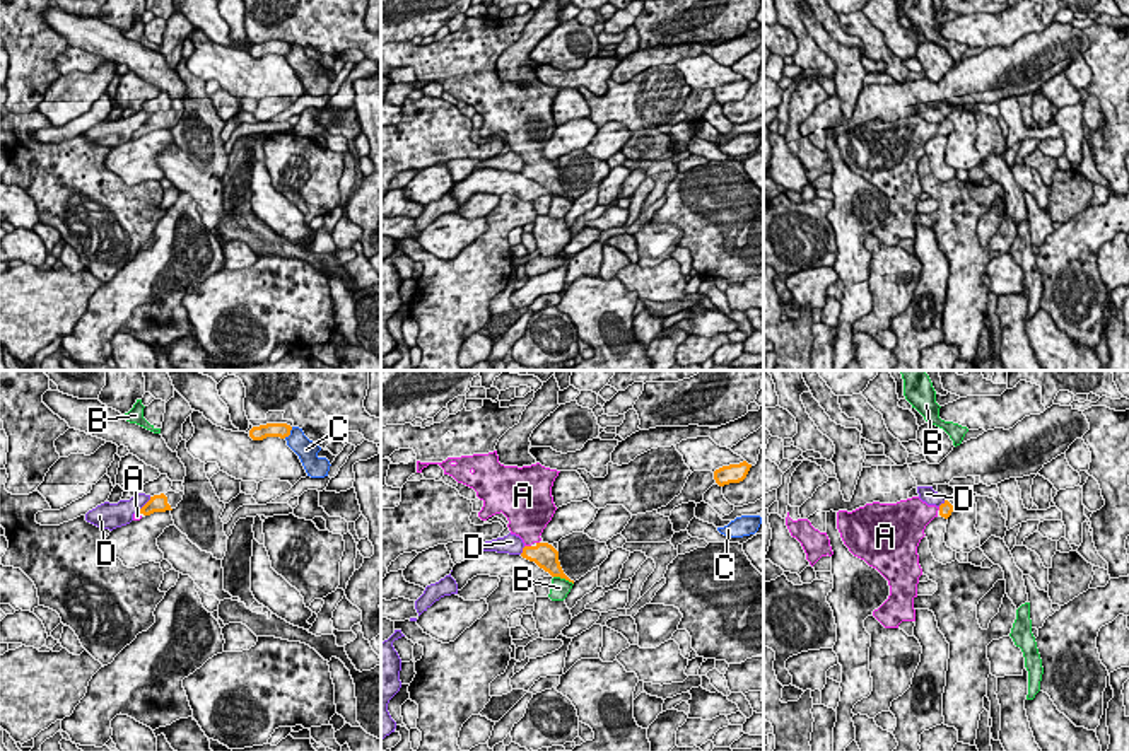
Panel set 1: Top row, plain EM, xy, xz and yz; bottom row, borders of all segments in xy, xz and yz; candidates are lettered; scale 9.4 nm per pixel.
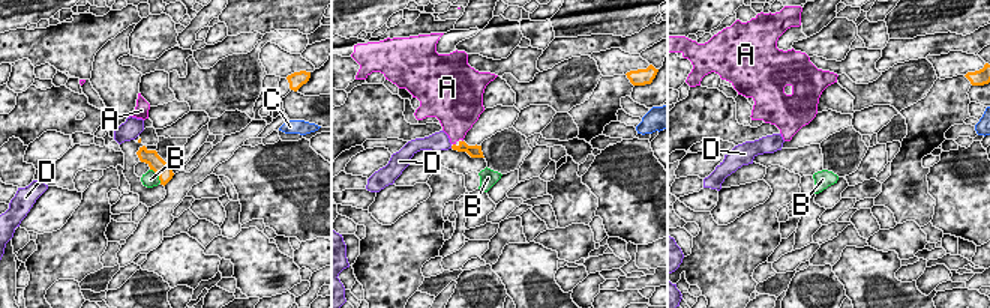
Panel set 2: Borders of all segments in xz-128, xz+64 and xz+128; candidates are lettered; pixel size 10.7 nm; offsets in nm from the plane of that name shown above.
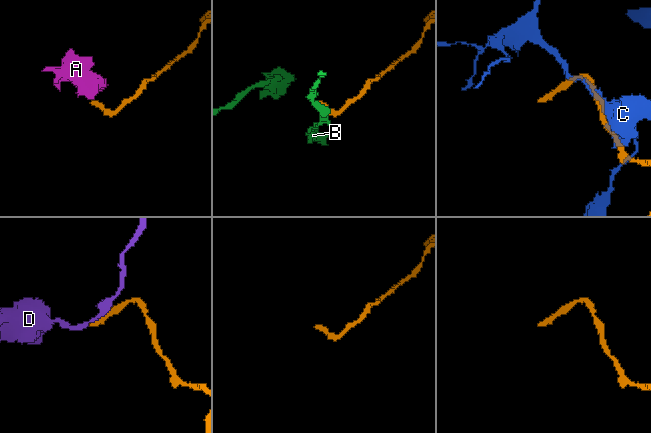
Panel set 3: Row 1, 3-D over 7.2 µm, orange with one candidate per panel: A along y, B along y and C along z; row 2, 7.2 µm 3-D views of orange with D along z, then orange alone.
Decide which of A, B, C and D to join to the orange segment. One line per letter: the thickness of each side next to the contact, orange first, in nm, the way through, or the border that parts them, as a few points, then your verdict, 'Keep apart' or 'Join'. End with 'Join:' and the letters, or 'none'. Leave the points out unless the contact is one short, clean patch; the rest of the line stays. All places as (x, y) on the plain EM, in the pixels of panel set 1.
A: Thickness 220 nm (orange) against 320 nm. Path across: xz (544, 173), (535, 171), (528, 164), (526, 139). Join
B: Thickness 220 nm (orange) against 190 nm. Boundary: xz (554, 193), (564, 195), (573, 202). Keep apart
C: Thickness 140 nm (orange) against 200 nm. Keep apart
D: Thickness 160 nm (orange) against 220 nm. Boundary: xy (151, 115), (139, 127). Keep apart
Join: A

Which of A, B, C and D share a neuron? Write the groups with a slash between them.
A / B / C / D

